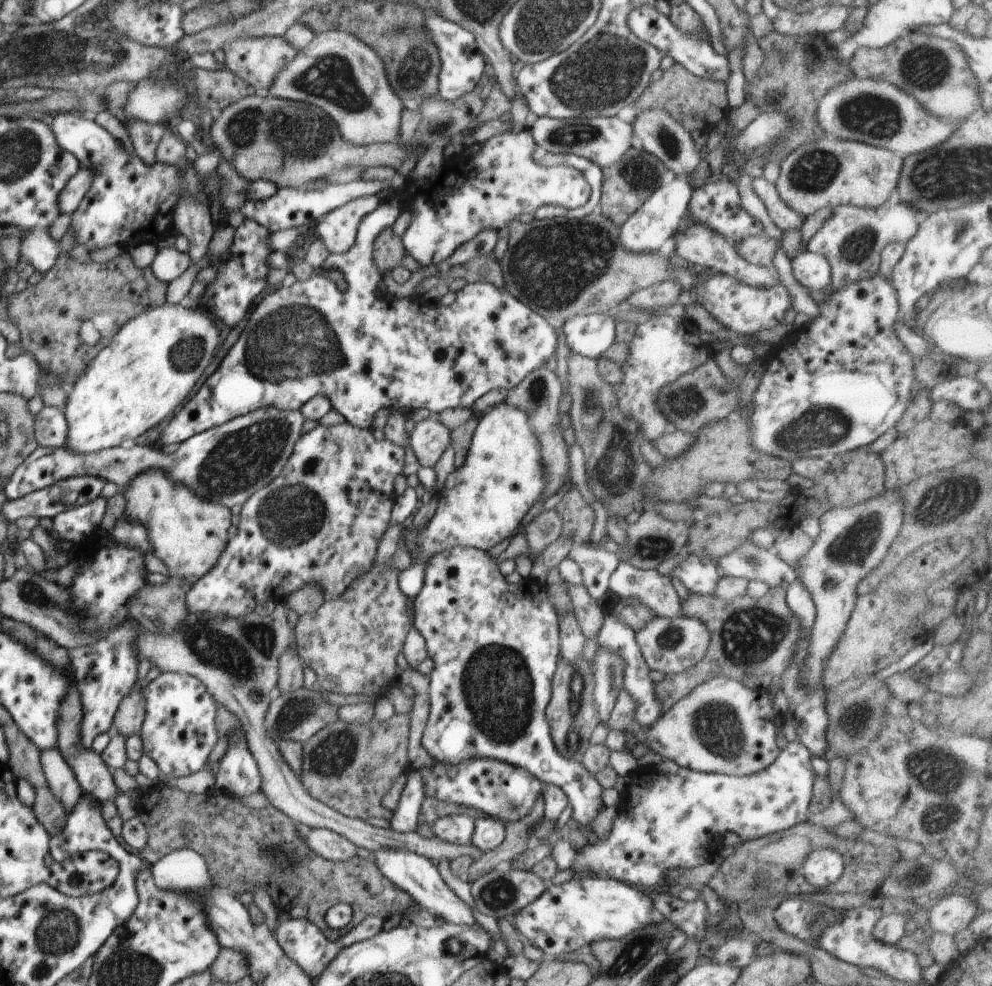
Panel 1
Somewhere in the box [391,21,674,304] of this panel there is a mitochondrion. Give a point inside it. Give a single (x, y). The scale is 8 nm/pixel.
(609, 69)

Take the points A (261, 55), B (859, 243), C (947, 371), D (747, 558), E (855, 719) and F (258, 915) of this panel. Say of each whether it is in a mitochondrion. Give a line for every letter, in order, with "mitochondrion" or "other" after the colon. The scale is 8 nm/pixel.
A: other
B: mitochondrion
C: other
D: mitochondrion
E: mitochondrion
F: other

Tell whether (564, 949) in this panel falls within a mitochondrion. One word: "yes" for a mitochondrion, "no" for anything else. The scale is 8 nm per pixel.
no

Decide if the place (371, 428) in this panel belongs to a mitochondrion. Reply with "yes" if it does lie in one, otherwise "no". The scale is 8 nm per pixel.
no

